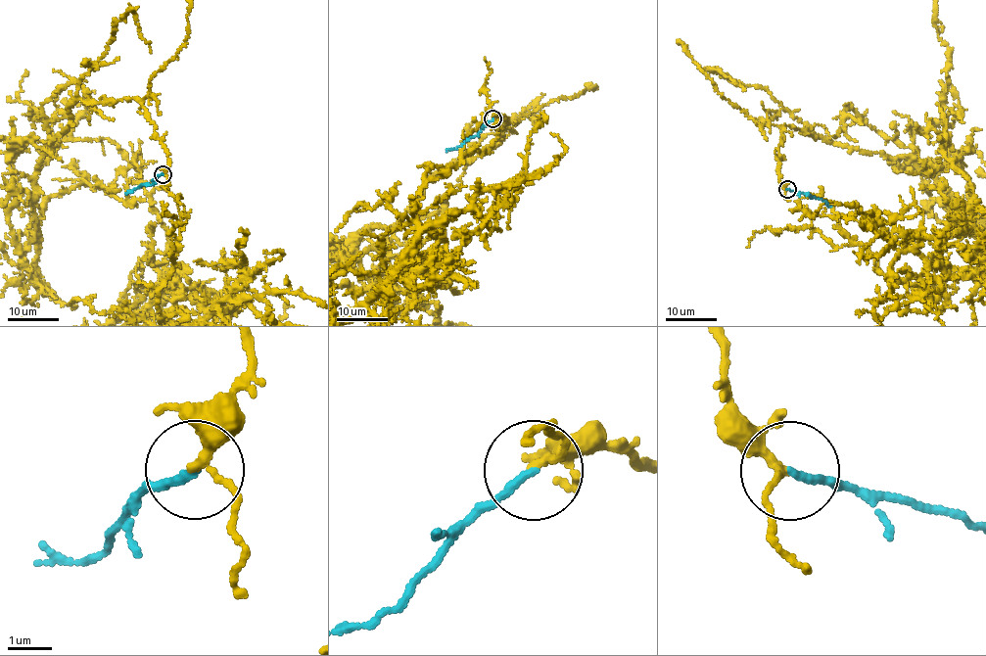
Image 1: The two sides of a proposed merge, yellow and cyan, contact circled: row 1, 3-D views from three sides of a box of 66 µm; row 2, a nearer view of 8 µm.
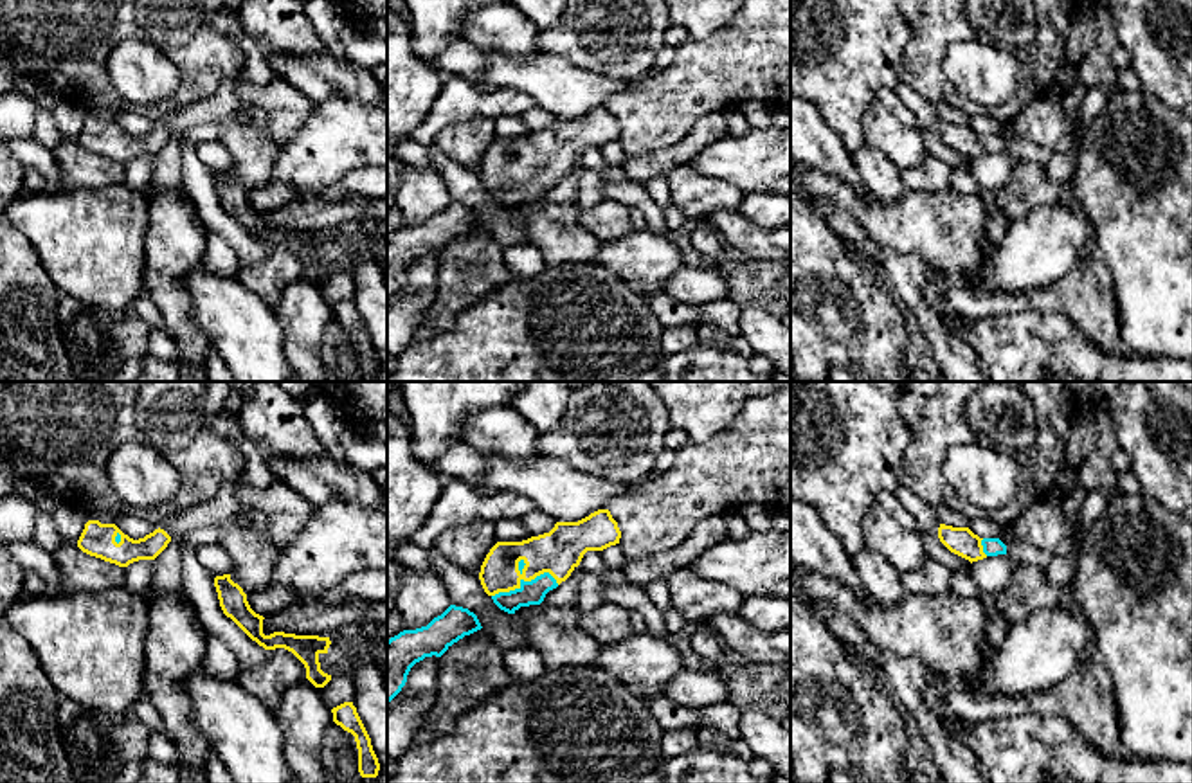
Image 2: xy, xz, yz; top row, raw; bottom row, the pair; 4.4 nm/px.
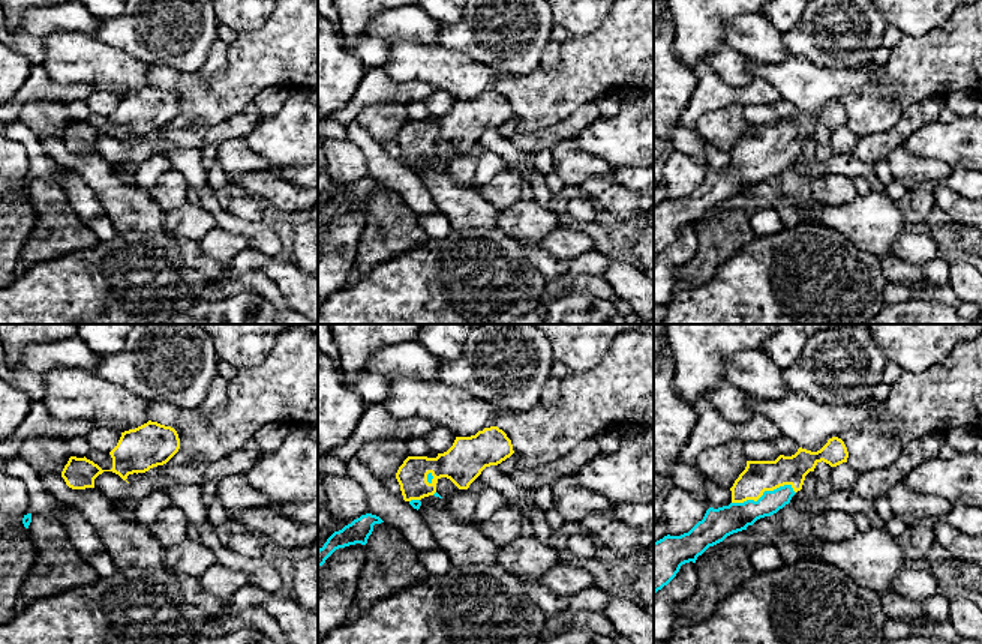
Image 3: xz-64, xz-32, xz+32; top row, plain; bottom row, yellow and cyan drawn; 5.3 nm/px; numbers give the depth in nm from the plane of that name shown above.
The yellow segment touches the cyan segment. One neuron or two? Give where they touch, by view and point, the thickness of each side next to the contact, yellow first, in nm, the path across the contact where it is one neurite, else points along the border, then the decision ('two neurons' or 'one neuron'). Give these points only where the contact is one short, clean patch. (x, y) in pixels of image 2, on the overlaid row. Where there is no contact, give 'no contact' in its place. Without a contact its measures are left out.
xz (524, 580) | 200/110 nm | across xz (559, 551), (524, 580), (532, 593) | one neuron

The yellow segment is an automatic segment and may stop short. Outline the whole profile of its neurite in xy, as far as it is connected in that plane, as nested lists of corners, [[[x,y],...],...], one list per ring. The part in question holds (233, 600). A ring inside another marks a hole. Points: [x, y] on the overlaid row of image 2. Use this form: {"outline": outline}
{"outline": [[[230,574],[216,576],[214,587],[218,592],[220,607],[252,641],[265,650],[284,648],[292,652],[306,668],[306,679],[315,688],[324,688],[331,675],[321,670],[319,655],[328,653],[331,644],[330,637],[319,635],[295,635],[284,632],[263,634],[263,616],[256,614],[243,589],[230,580]]]}

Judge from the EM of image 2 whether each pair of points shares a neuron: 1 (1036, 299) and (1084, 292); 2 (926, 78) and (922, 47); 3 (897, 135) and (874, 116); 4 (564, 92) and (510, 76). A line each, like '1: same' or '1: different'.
1: same
2: same
3: same
4: same

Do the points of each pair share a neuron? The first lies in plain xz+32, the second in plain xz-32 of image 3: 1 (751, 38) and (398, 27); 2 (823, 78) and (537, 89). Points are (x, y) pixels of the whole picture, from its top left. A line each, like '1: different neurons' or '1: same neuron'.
1: same neuron
2: different neurons

